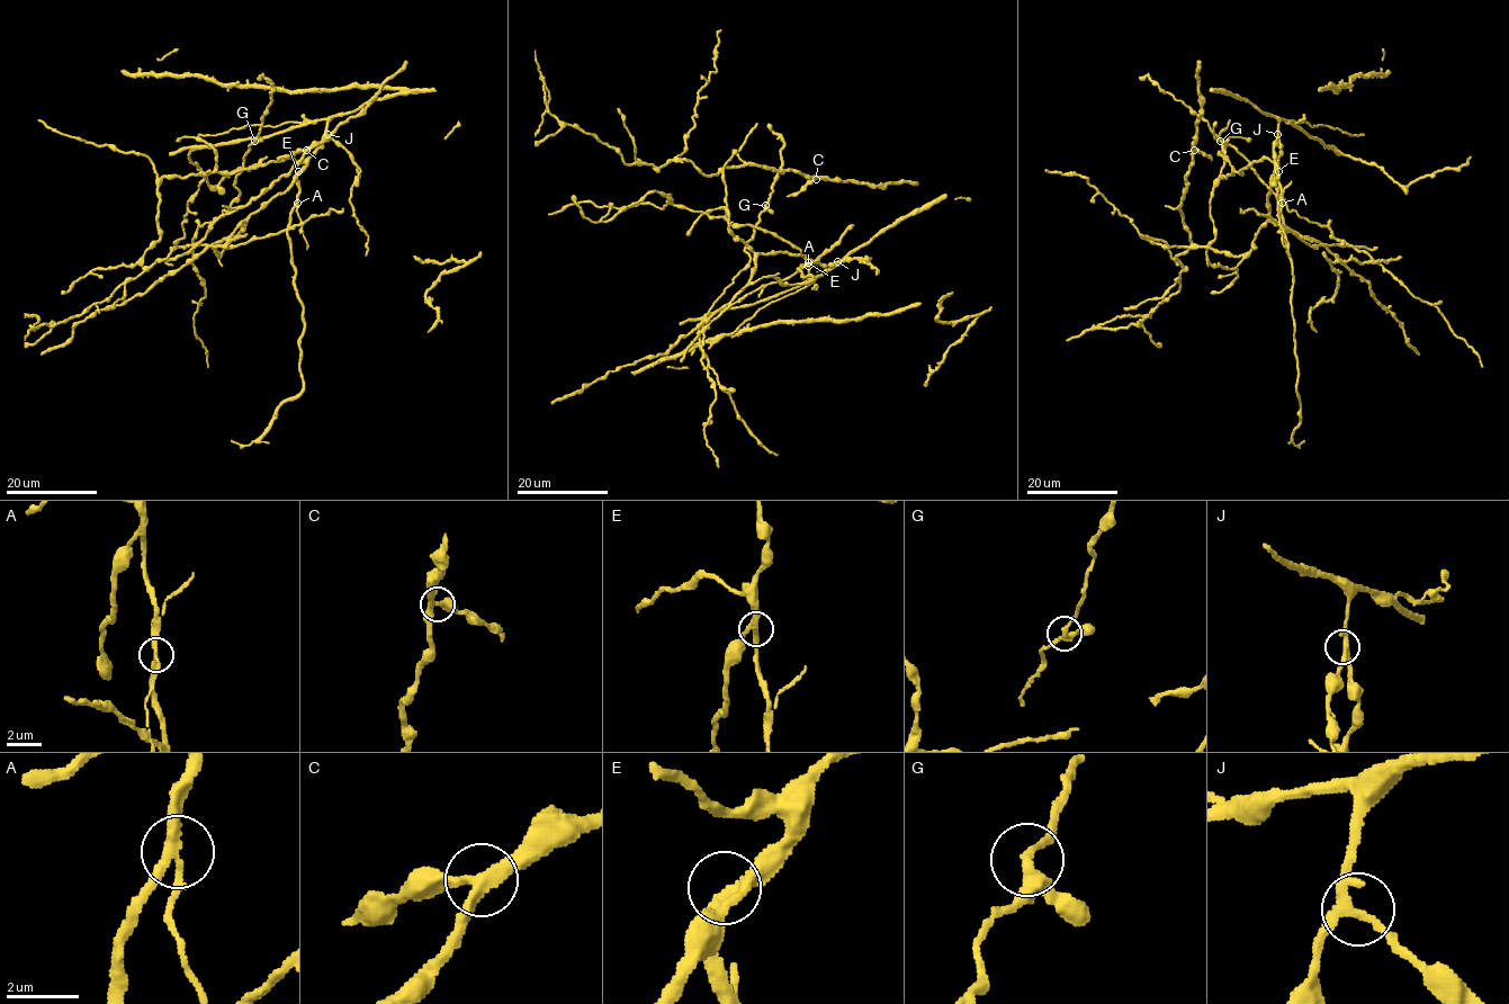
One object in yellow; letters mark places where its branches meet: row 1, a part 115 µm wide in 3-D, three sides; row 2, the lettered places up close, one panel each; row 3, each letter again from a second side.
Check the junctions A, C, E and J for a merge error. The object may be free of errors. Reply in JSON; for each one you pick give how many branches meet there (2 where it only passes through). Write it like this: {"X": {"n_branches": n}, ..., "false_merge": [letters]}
{"A": {"n_branches": 3}, "false_merge": ["A"]}

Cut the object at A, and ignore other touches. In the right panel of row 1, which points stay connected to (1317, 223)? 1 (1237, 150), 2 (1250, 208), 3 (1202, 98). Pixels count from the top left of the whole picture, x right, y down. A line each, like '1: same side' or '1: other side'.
1: same side
2: same side
3: other side

